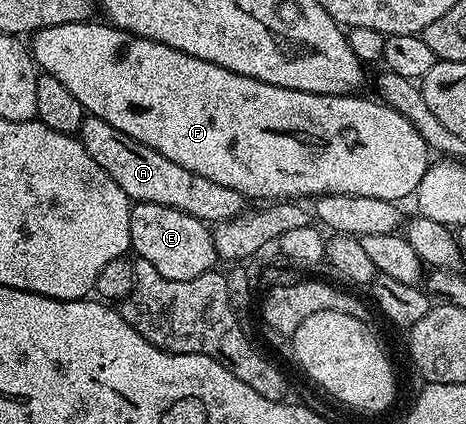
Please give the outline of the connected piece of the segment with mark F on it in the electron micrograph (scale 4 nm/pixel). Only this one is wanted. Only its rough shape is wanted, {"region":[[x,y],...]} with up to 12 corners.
{"region":[[111,26],[30,36],[87,115],[248,200],[414,196],[427,143]]}

